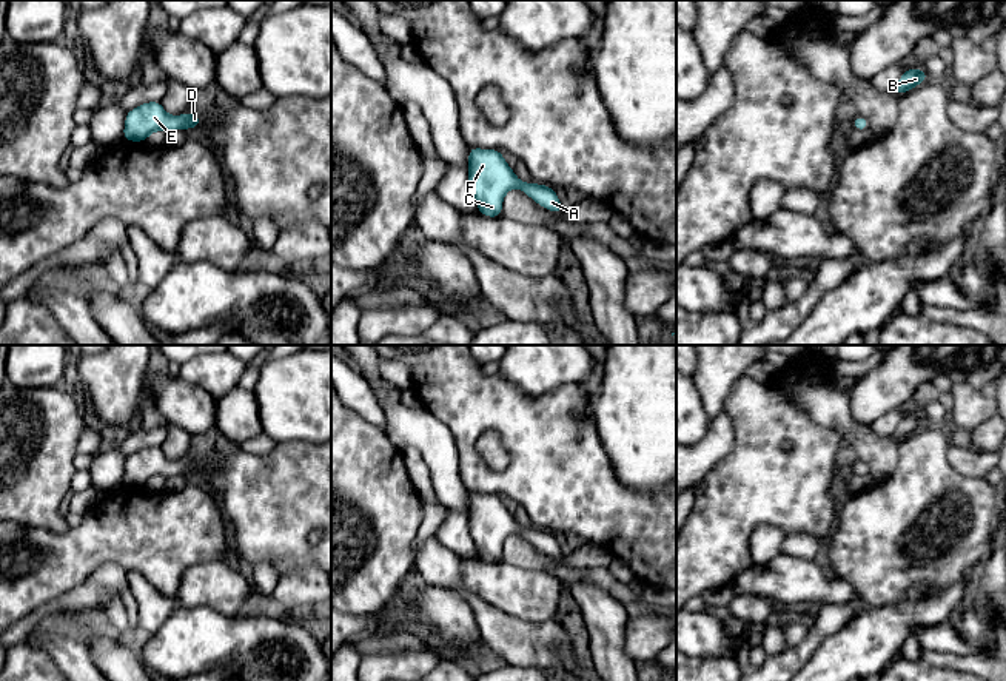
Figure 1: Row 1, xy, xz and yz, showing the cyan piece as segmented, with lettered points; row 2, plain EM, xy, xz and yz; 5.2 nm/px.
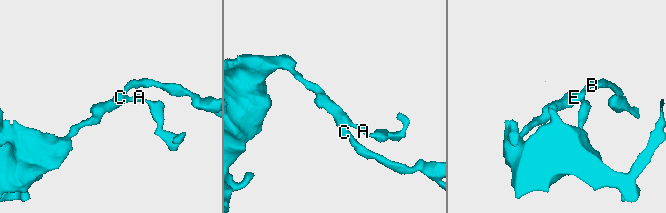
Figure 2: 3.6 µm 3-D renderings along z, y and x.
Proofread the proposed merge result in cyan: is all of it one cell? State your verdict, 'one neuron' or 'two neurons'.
one neuron

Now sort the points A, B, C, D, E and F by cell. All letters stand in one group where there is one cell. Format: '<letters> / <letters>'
A B C D E F

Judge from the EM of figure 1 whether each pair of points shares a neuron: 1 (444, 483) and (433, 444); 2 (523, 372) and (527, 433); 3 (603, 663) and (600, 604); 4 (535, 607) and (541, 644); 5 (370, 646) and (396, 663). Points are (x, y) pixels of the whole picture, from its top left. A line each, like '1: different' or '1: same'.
1: same
2: different
3: same
4: different
5: different

